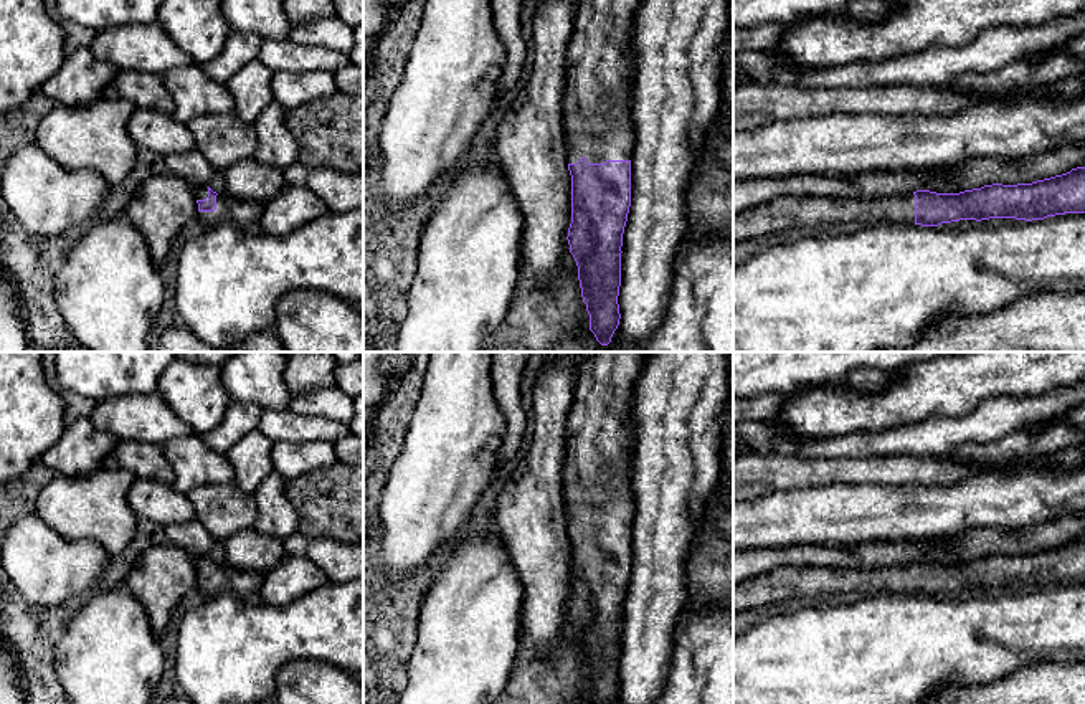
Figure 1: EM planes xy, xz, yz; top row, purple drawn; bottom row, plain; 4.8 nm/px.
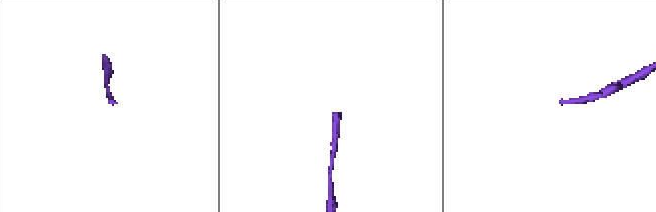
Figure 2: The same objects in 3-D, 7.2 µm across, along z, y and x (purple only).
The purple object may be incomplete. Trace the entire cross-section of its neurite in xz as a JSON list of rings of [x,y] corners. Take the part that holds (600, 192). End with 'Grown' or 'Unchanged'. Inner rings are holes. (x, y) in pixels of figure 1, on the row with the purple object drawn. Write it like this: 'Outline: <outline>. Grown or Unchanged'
Outline: [[[576,0],[570,38],[561,121],[571,175],[571,223],[568,245],[578,266],[590,331],[608,345],[619,326],[621,246],[631,207],[631,159],[634,127],[631,91],[636,78],[636,12],[641,0]]]. Grown

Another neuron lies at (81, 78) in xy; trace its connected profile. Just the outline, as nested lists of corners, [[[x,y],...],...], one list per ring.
[[[89,48],[66,55],[59,69],[46,79],[38,94],[58,106],[89,106],[102,98],[104,88],[117,74],[111,63],[97,59]]]

